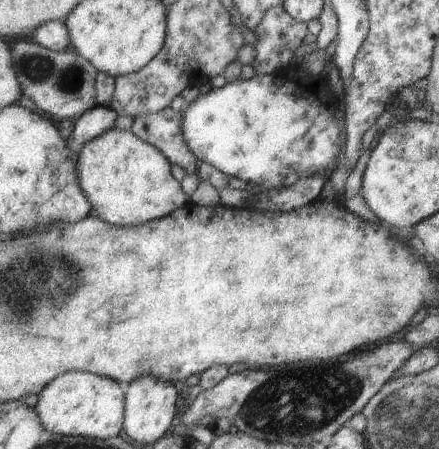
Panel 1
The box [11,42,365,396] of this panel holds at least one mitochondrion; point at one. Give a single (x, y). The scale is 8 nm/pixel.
(69, 79)

